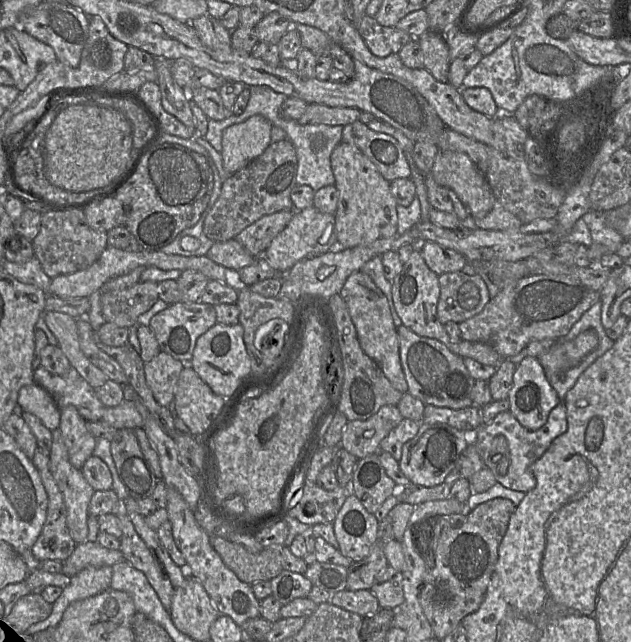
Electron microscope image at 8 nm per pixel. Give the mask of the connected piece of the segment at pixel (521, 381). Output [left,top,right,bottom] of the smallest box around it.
[508,356,560,430]

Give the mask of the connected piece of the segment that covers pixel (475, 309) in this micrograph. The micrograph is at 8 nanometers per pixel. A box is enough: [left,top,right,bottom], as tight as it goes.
[437,271,491,324]

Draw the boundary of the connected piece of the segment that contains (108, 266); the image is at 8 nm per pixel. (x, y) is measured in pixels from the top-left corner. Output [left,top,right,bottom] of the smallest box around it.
[50,246,236,298]

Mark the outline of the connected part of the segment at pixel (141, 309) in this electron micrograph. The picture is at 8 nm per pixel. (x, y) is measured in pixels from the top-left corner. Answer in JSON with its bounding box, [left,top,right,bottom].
[100,281,158,328]

